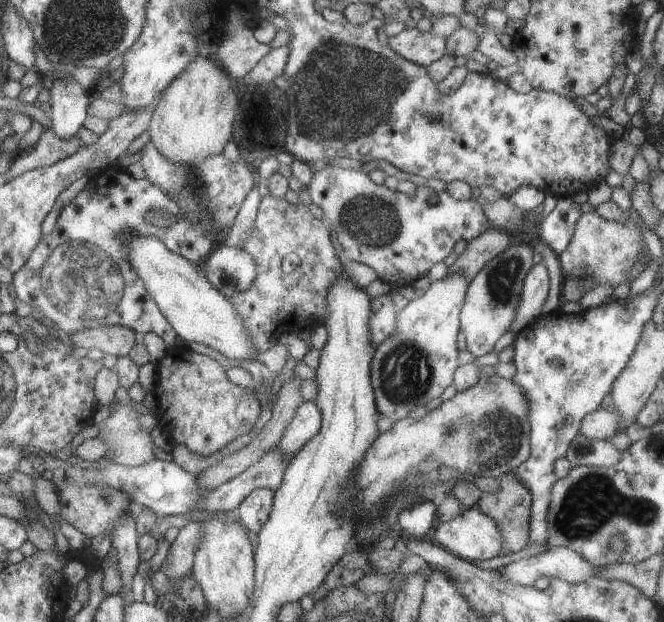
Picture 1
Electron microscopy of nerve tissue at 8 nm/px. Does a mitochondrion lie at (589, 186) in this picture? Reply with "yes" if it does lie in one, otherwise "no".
no

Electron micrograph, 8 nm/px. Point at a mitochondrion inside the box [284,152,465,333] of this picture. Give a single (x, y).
(372, 220)

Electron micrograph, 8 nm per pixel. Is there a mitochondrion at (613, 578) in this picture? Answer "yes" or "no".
no

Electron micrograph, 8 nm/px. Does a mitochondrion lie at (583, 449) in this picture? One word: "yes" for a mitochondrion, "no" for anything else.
yes

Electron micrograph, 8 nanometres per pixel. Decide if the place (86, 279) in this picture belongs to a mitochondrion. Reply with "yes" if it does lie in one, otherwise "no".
yes

